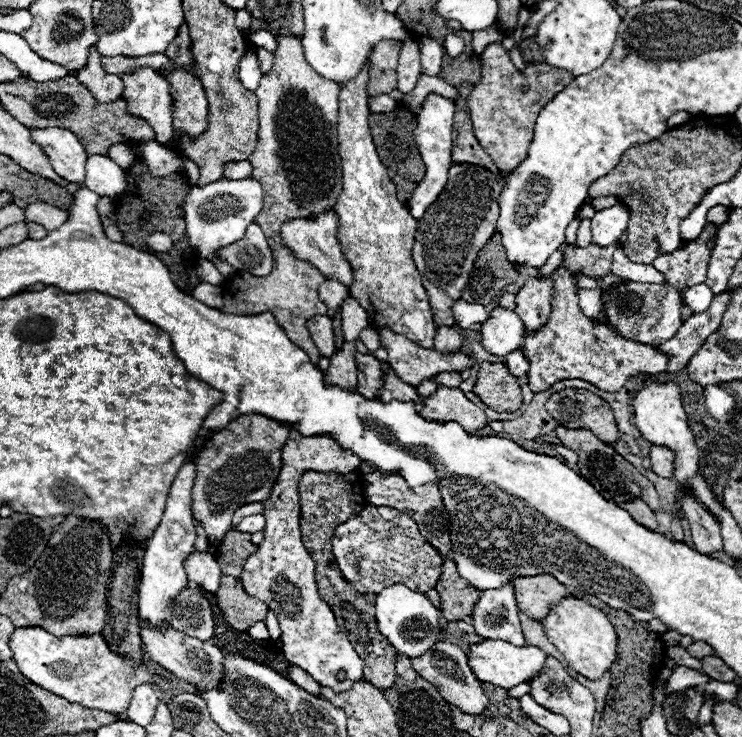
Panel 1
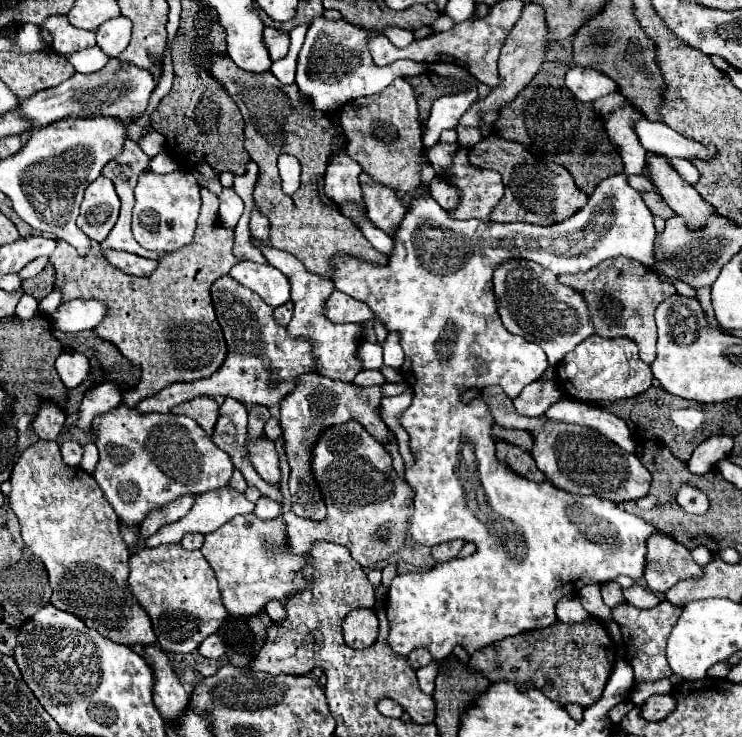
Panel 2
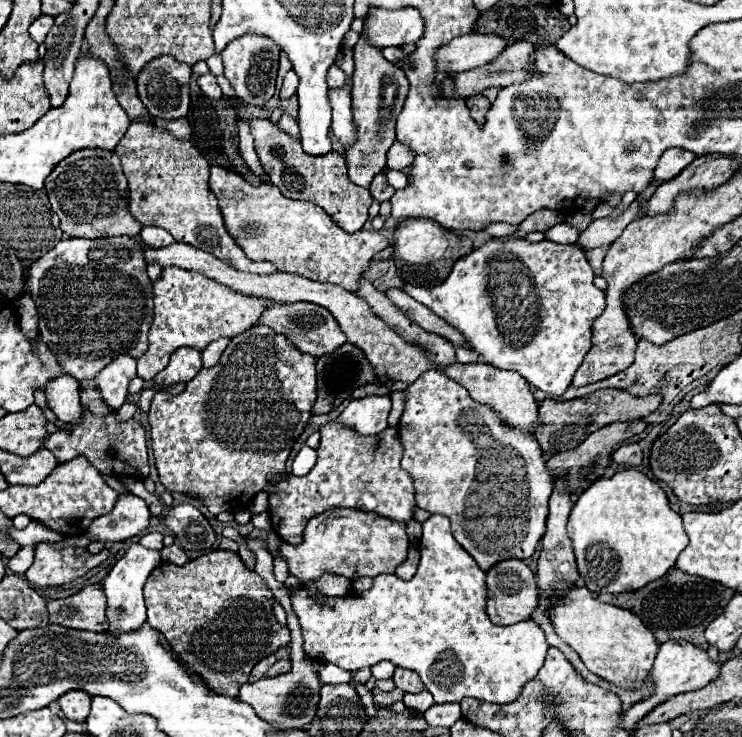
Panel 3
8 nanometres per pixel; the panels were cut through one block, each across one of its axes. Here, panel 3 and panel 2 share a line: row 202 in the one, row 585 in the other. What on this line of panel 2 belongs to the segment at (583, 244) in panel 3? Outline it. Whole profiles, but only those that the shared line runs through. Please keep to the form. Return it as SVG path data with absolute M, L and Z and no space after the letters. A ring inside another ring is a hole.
M634 584L632 588L624 588L624 600L638 608L652 608L660 602L660 598L654 592L650 592L638 584Z

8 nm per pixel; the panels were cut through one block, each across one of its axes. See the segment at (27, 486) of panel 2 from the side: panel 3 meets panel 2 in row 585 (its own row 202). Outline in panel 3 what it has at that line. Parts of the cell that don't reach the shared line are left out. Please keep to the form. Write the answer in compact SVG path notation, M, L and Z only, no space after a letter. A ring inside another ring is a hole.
M72 152L46 178L44 190L50 198L52 210L60 216L60 228L68 236L138 236L142 230L142 226L128 212L128 184L120 168L120 158L114 152Z

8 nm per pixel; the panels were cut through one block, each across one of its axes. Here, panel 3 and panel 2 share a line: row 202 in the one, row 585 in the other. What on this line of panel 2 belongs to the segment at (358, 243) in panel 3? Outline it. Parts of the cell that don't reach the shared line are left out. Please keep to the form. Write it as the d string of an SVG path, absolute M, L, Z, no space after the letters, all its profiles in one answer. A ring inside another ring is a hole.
M256 514L236 516L222 528L206 534L200 550L216 572L220 594L230 616L254 616L266 608L266 602L286 602L310 588L310 578L302 576L302 570L308 564L308 554L290 552L282 516L274 520L260 520Z

